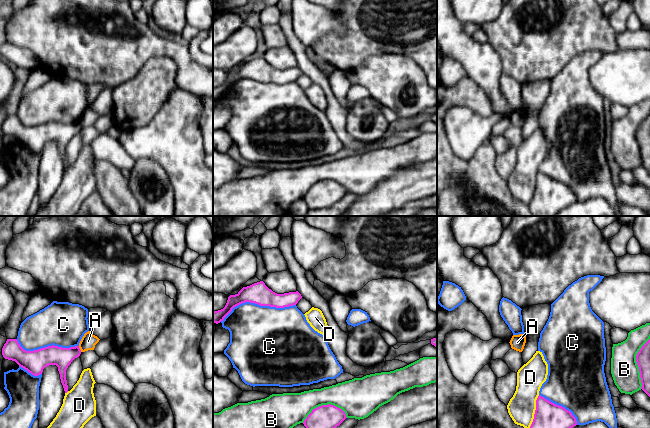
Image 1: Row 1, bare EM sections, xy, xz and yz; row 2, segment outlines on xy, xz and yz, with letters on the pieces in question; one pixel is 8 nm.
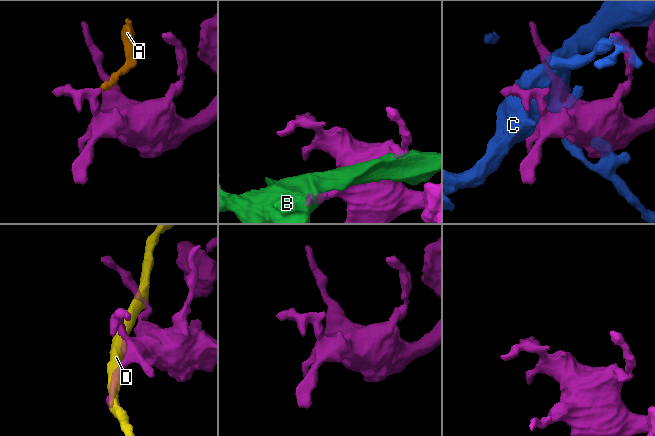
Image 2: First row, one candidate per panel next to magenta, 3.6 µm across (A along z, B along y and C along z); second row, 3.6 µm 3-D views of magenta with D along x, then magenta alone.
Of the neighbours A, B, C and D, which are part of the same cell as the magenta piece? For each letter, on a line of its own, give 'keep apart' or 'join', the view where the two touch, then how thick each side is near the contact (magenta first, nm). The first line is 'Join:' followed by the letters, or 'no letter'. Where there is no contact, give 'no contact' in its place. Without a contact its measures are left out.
Join: no letter
A: keep apart; contact in xy; calibres 160 and 120 nm
B: keep apart; contact in xz; calibres 190 and 280 nm
C: keep apart; contact in xz; calibres 170 and 460 nm
D: keep apart; contact in yz; calibres 200 and 220 nm

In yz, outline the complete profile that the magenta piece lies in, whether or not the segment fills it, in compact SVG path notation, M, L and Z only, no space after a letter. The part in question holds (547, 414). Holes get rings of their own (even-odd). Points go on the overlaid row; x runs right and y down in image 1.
M538 396L530 428L572 428L576 425L576 418L570 411Z

